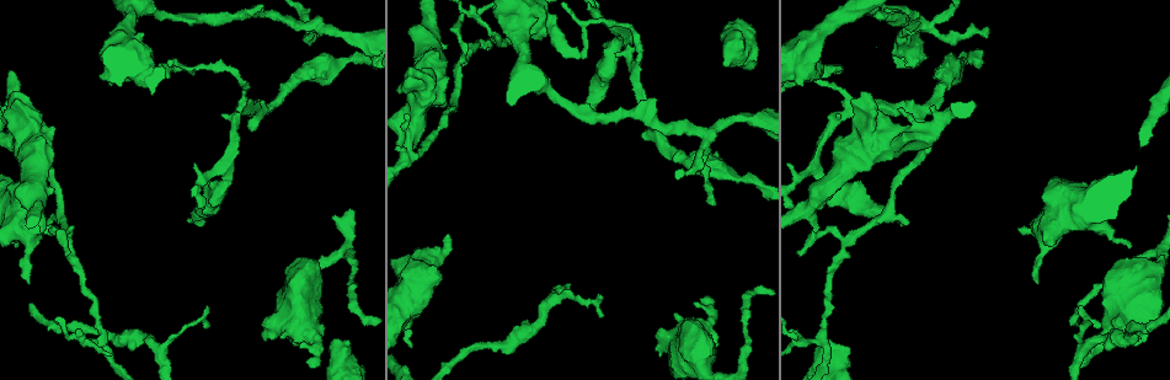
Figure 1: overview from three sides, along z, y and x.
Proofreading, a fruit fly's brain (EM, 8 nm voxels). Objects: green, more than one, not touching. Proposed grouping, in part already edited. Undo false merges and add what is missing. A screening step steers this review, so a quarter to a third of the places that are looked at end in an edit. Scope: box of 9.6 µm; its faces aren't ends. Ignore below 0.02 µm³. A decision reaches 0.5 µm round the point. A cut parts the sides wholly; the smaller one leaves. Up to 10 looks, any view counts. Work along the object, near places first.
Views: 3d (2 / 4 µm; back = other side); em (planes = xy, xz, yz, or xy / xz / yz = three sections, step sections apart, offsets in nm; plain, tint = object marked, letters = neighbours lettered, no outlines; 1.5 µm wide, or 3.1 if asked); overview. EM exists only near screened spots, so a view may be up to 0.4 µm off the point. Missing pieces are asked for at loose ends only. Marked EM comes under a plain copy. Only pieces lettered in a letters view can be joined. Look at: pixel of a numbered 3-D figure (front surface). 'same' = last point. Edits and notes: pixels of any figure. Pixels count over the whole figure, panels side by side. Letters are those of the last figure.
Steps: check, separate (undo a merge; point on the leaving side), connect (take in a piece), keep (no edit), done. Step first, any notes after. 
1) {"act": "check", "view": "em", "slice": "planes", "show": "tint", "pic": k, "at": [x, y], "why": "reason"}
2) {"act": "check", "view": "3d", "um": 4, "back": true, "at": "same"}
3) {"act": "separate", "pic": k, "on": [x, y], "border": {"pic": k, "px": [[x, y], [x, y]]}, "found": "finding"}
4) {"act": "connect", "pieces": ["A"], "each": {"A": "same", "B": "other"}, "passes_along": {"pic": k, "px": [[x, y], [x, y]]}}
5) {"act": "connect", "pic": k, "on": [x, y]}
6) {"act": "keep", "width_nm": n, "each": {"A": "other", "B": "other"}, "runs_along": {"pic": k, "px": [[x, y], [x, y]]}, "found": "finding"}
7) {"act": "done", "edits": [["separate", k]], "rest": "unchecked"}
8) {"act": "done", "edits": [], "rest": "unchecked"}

{"act": "check", "view": "em", "slice": "xy", "step": 8, "show": "letters", "pic": 1, "at": [850, 350], "why": "branch stops here"}

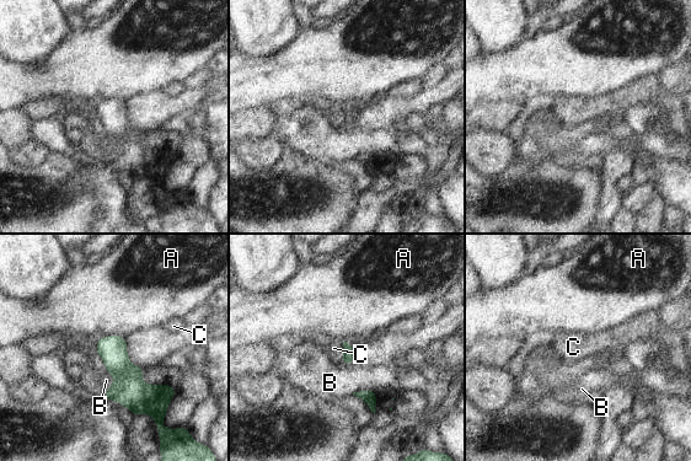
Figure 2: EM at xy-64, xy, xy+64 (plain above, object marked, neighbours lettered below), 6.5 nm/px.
{"act": "check", "view": "em", "slice": "planes", "show": "letters", "at": "same", "why": "cut it another way"}

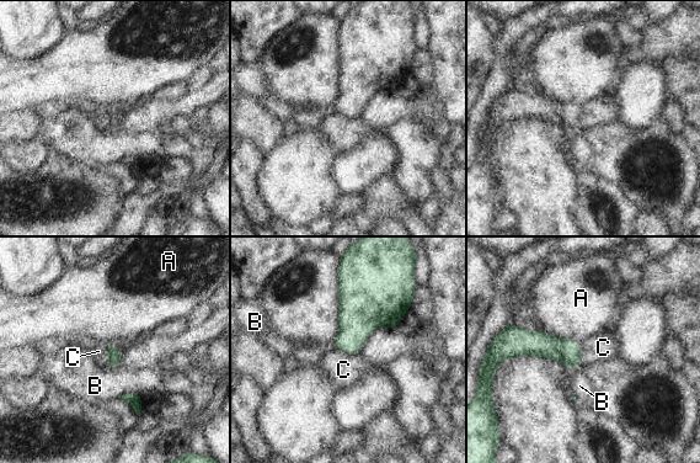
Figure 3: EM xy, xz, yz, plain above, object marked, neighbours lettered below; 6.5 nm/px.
{"act": "keep", "each": {"A": "other", "B": "other", "C": "other"}, "border": {"pic": 3, "px": [[112, 344], [108, 346], [106, 366]]}, "found": "none of them fits"}

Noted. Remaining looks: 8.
{"act": "check", "view": "em", "slice": "planes", "show": "letters", "pic": 1, "at": [29, 281], "why": "branch stops here"}

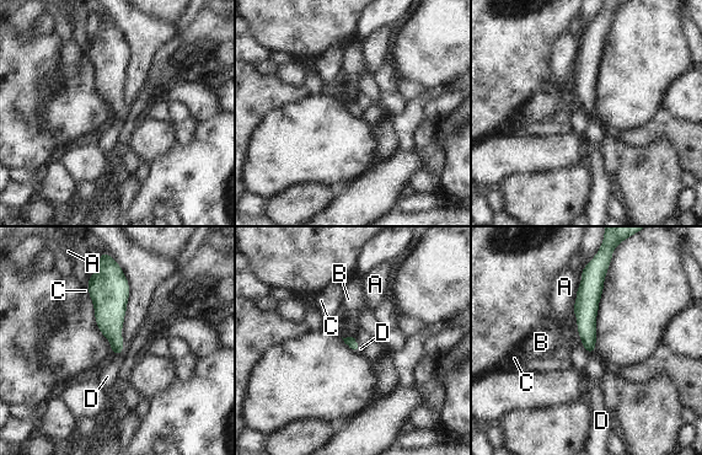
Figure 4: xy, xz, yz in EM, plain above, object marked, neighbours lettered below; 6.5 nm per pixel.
{"act": "connect", "pieces": ["D"], "each": {"A": "other", "B": "other", "C": "other", "D": "same"}, "passes_along": {"pic": 4, "px": [[585, 312], [594, 349], [595, 368]]}, "found": "it goes on there"}

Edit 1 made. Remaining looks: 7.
{"act": "check", "view": "overview", "why": "redraw"}

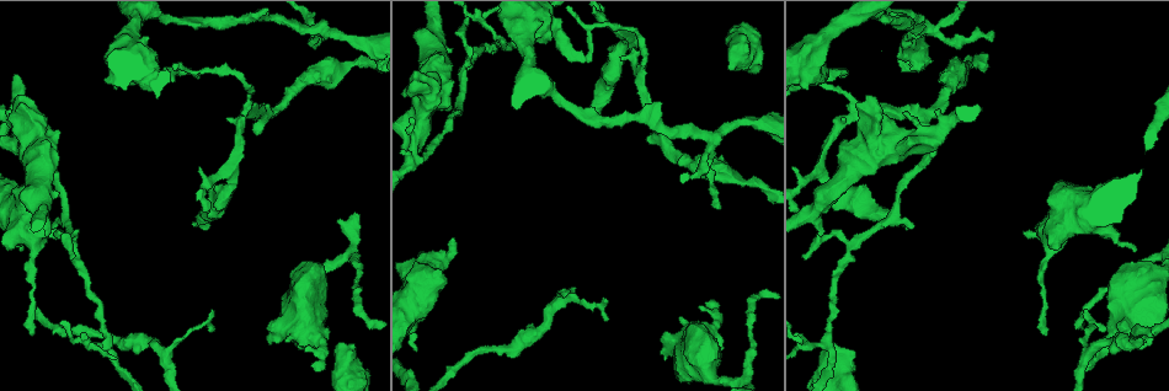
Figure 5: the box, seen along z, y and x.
{"act": "check", "view": "3d", "um": 2, "pic": 5, "at": [912, 229], "why": "tapers out"}

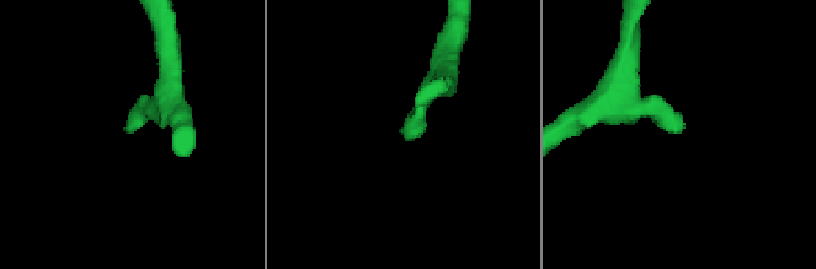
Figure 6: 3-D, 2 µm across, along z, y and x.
{"act": "check", "view": "em", "slice": "planes", "show": "tint", "pic": 6, "at": [132, 129]}

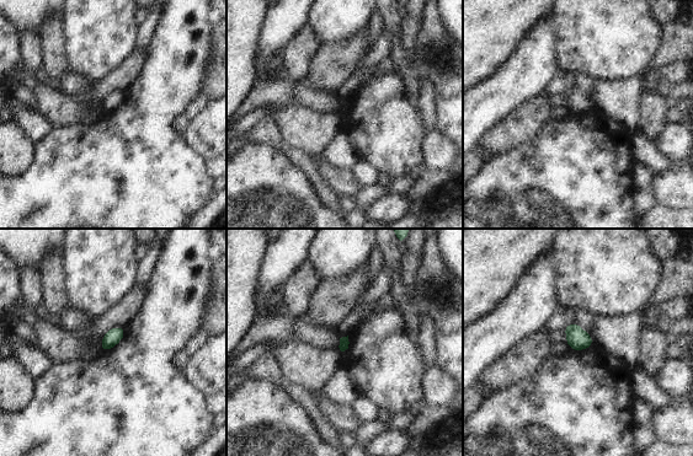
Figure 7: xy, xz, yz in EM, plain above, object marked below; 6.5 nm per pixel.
{"act": "check", "view": "em", "slice": "planes", "show": "letters", "at": "same"}

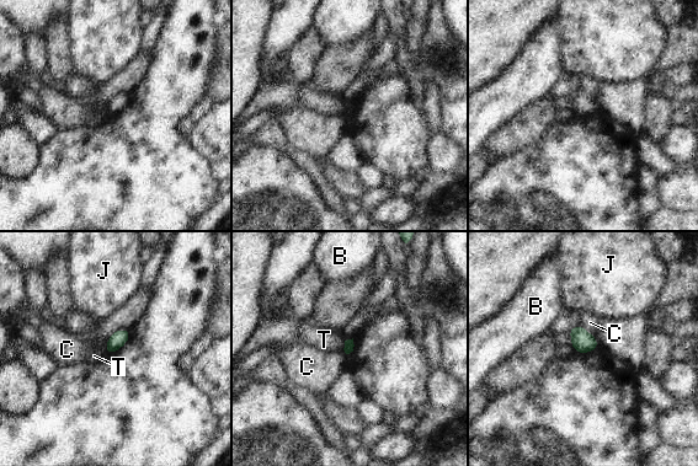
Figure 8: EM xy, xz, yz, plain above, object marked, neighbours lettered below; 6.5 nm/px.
{"act": "keep", "each": {"B": "other", "C": "other", "J": "other", "T": "other"}, "found": "none of them fits"}

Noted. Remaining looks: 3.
{"act": "check", "view": "em", "slice": "xy", "step": 4, "show": "tint", "pic": 5, "at": [854, 104], "why": "two arms in line, one across"}

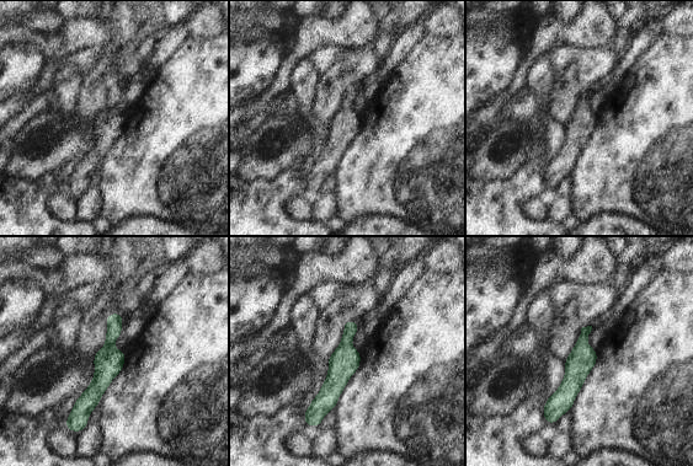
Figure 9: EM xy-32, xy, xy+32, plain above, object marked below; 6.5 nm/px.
{"act": "check", "view": "em", "slice": "planes", "show": "letters", "at": "same", "why": "another direction"}

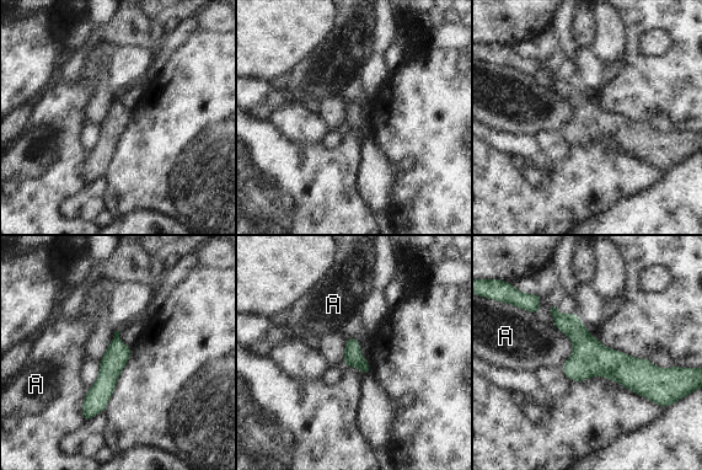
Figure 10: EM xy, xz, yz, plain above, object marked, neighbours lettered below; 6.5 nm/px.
{"act": "keep", "width_nm": 130, "each": {"A": "other"}, "border": {"pic": 10, "px": [[552, 324], [572, 343], [561, 368]]}, "found": "continuous, no second neuron"}

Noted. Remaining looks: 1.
{"act": "done", "edits": [["connect", 4]], "rest": "unchecked"}

